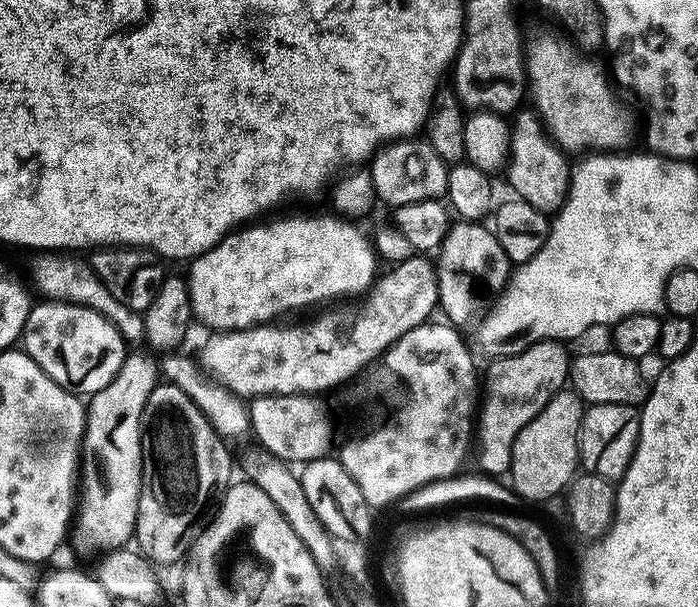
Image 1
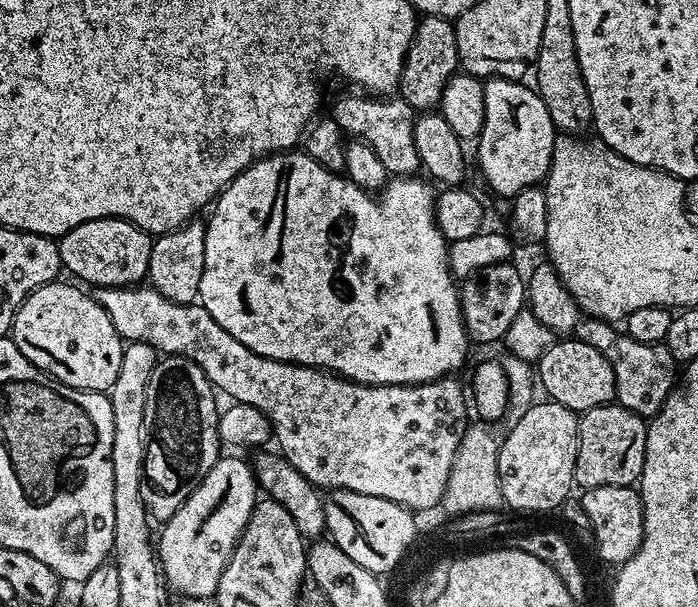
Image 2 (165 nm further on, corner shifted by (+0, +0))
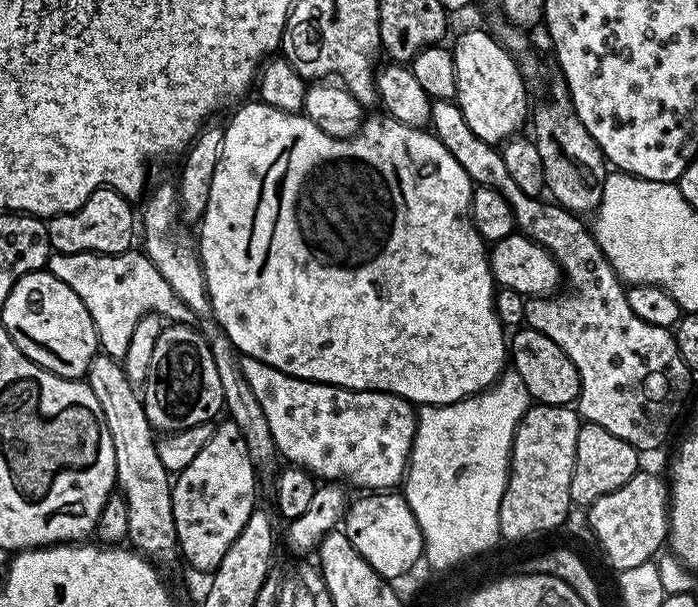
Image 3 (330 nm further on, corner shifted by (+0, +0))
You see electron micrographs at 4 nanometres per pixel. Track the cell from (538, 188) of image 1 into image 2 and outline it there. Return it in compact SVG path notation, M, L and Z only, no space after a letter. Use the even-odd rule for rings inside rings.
M489 79L484 86L486 98L486 118L475 145L476 156L480 159L480 170L484 180L500 196L511 198L522 190L535 188L547 177L552 161L552 151L556 145L558 129L550 118L550 110L546 110L546 102L542 102L540 93L535 87L518 80Z

